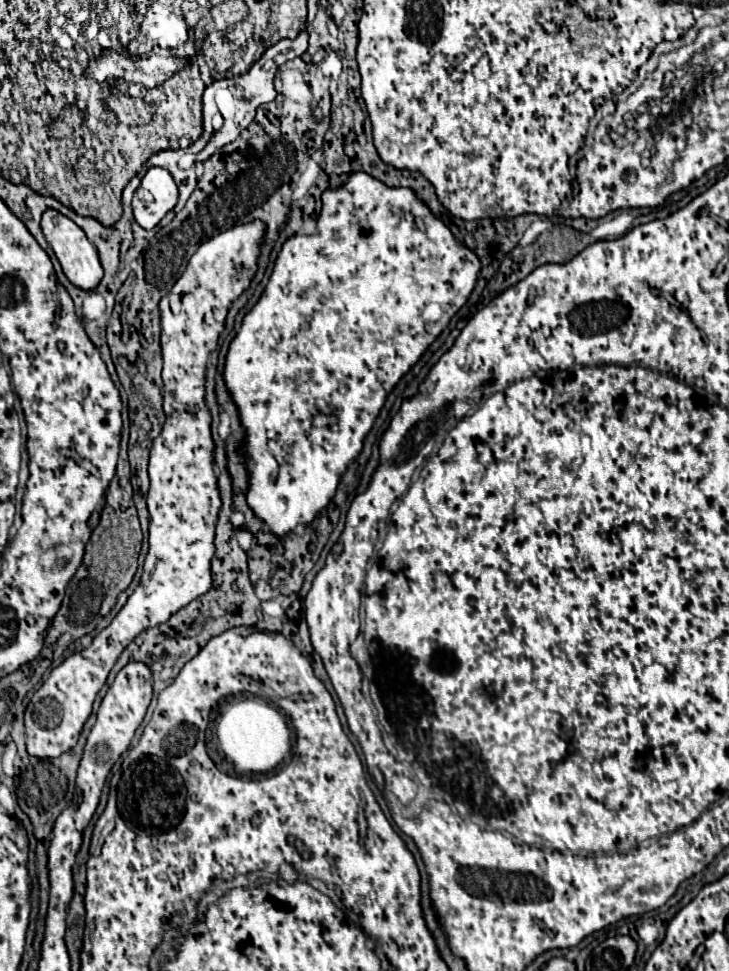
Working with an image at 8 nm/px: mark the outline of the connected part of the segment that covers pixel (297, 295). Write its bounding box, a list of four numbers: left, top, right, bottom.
[224,173,482,539]

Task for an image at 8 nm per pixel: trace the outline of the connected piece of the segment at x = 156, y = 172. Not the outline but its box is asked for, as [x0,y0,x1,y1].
[134,167,178,229]

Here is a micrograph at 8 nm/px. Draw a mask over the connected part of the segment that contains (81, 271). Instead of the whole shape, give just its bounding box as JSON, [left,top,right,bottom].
[42,209,104,291]

